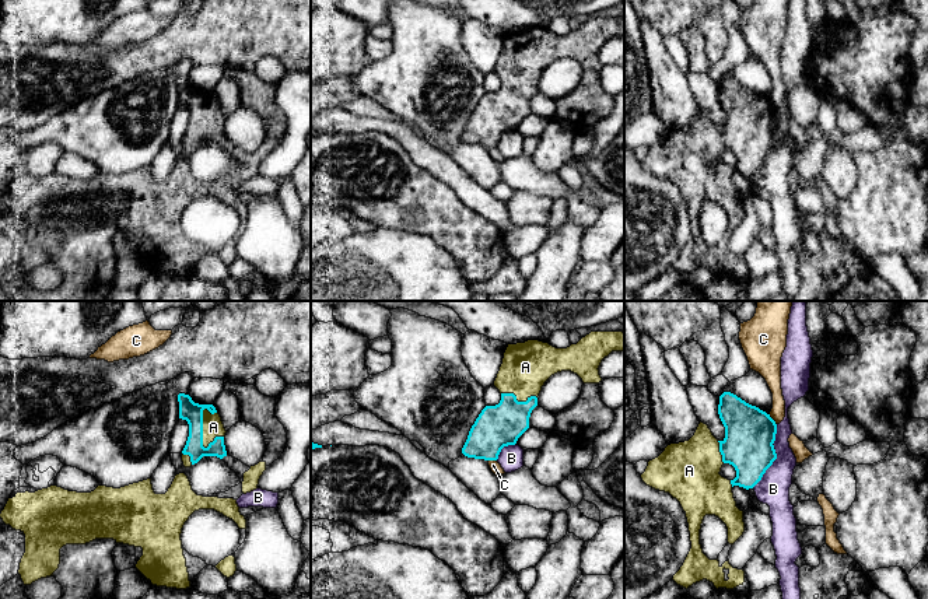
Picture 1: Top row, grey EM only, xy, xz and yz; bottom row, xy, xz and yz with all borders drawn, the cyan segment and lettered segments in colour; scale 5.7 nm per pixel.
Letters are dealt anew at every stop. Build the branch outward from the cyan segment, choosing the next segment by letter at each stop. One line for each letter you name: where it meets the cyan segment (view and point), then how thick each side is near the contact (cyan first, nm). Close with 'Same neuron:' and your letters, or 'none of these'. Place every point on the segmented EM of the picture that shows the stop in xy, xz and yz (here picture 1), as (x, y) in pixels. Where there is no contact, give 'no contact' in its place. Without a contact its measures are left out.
A: meets cyan in xy at (202, 428); 120 nm thick on the cyan side, 120 nm on the other
Same neuron: A

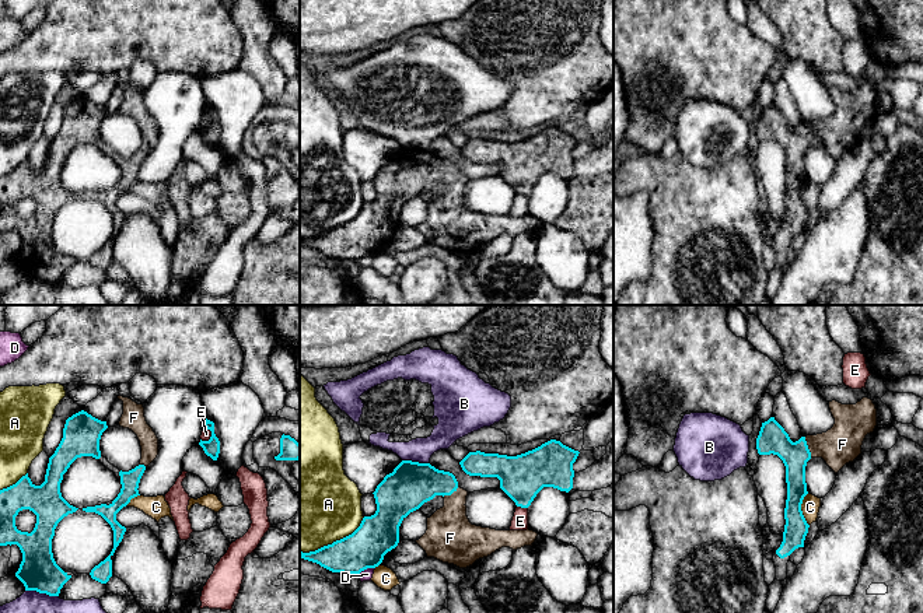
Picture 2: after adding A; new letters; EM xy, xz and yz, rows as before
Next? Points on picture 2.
F: meets cyan in yz at (807, 447); 170 nm thick on the cyan side, 220 nm on the other
Same neuron: F

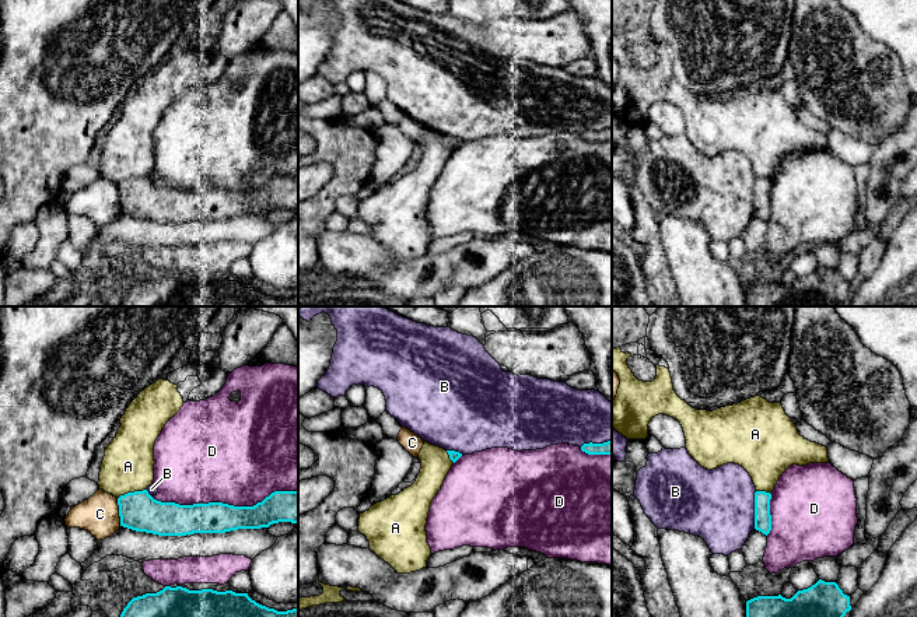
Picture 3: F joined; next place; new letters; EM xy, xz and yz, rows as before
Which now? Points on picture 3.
Same neuron: none of these

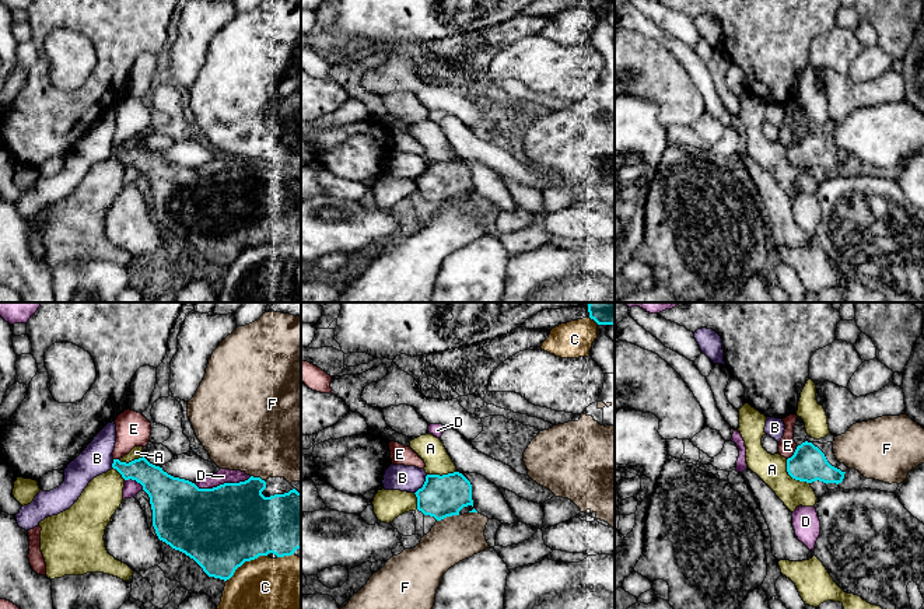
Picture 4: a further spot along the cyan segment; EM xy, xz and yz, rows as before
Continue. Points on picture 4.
Same neuron: none of these

